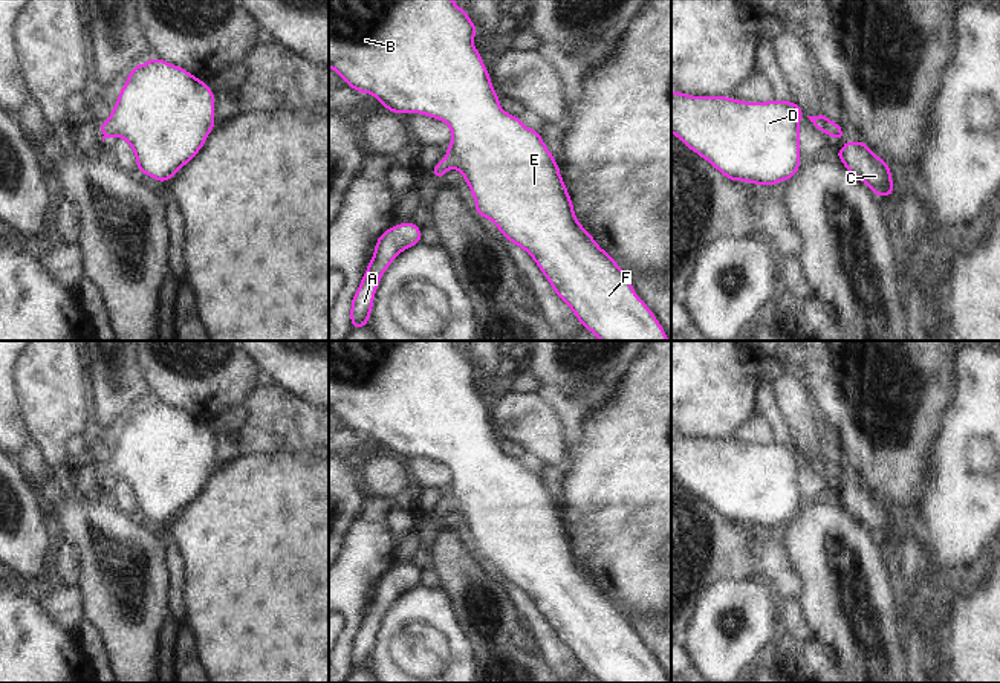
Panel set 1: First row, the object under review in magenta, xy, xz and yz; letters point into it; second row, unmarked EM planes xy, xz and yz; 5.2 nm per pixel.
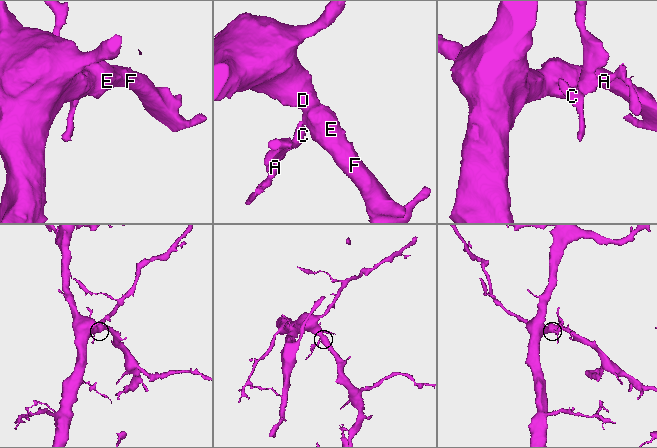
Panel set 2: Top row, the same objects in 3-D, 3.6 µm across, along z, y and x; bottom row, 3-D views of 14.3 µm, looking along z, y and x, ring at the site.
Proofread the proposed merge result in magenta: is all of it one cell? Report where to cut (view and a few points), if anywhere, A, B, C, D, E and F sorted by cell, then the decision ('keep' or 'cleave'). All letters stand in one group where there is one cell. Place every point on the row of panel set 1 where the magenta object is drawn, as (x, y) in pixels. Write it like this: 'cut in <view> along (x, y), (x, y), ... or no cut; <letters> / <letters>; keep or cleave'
no cut; A B C D E F; keep

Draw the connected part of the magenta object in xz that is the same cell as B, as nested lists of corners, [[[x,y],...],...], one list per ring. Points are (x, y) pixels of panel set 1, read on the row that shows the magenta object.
[[[329,0],[329,67],[358,93],[373,95],[391,113],[420,113],[442,119],[453,139],[446,157],[431,170],[442,179],[448,168],[462,173],[476,202],[476,212],[489,218],[502,235],[524,249],[575,313],[583,327],[601,341],[670,341],[653,312],[636,295],[628,277],[583,228],[561,179],[560,167],[543,138],[518,116],[502,110],[489,72],[472,46],[477,26],[453,0]]]

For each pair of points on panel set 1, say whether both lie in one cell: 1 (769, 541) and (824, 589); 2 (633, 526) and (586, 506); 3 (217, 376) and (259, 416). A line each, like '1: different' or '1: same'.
1: different
2: same
3: different

